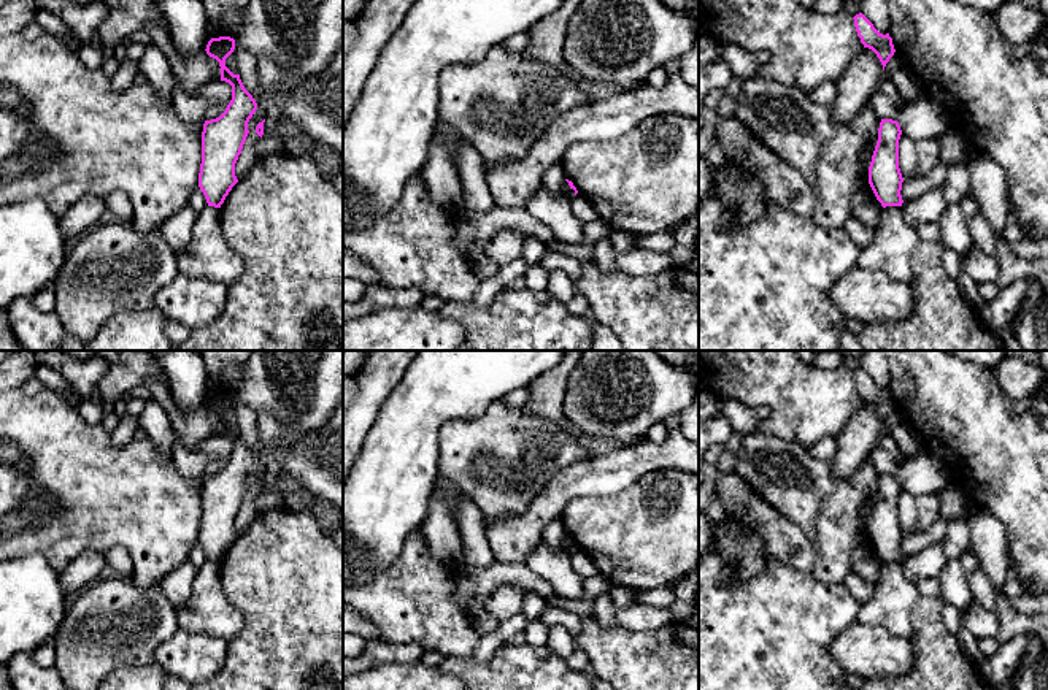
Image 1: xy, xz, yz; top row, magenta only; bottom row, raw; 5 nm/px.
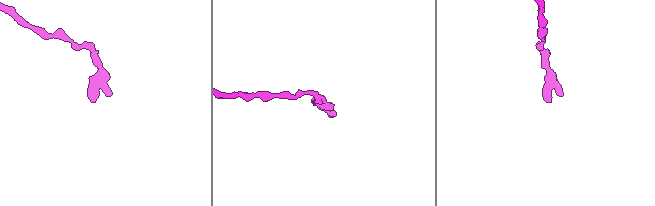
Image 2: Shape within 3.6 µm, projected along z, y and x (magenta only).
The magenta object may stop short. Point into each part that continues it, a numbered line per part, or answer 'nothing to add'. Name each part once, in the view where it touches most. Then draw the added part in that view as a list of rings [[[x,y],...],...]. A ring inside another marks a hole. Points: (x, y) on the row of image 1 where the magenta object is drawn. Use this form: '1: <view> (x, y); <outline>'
nothing to add

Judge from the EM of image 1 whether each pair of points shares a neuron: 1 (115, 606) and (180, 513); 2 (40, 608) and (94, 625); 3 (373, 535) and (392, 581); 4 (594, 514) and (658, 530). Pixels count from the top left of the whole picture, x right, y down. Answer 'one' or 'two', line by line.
1: two
2: two
3: two
4: one

